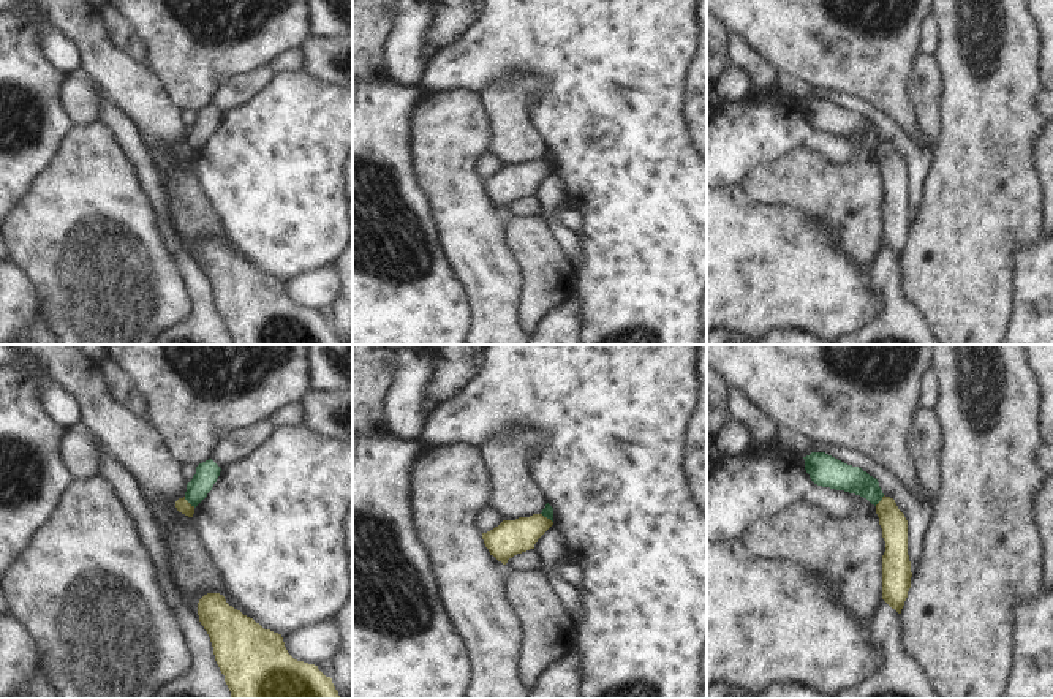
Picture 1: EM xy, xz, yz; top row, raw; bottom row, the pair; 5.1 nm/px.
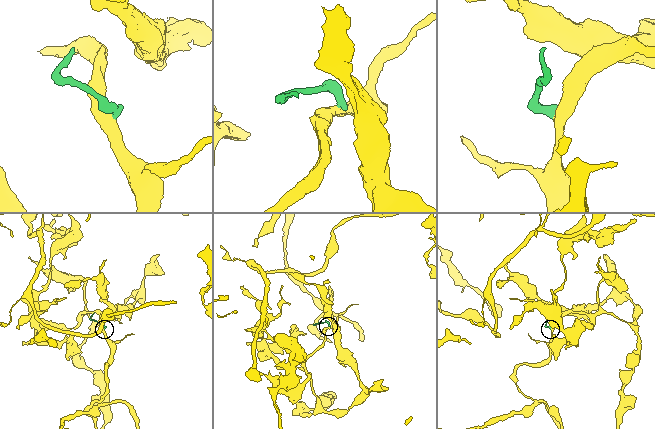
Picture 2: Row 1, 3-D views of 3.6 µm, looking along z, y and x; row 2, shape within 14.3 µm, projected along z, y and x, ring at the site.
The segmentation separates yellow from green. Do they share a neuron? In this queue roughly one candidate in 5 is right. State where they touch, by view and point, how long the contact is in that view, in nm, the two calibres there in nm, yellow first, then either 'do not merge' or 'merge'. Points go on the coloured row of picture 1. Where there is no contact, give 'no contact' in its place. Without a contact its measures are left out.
contact xy (188, 503); length 80 nm; calibres 70 and 120 nm; do not merge

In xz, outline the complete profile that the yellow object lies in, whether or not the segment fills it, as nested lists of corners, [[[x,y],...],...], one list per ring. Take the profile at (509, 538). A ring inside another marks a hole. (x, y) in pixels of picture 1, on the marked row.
[[[542,514],[503,520],[493,530],[482,533],[482,539],[490,555],[503,565],[517,554],[534,549],[538,539],[553,525]]]

